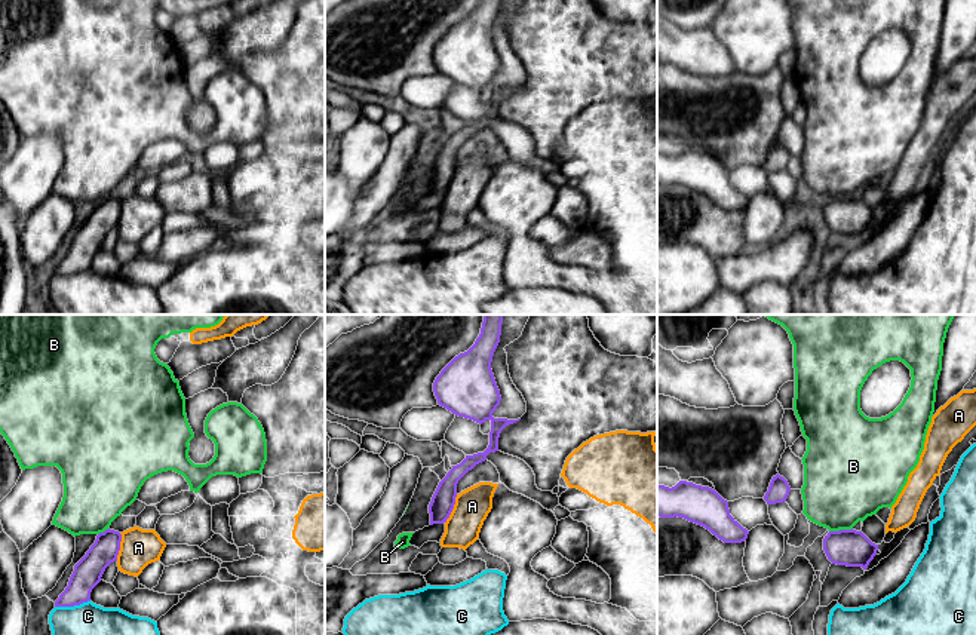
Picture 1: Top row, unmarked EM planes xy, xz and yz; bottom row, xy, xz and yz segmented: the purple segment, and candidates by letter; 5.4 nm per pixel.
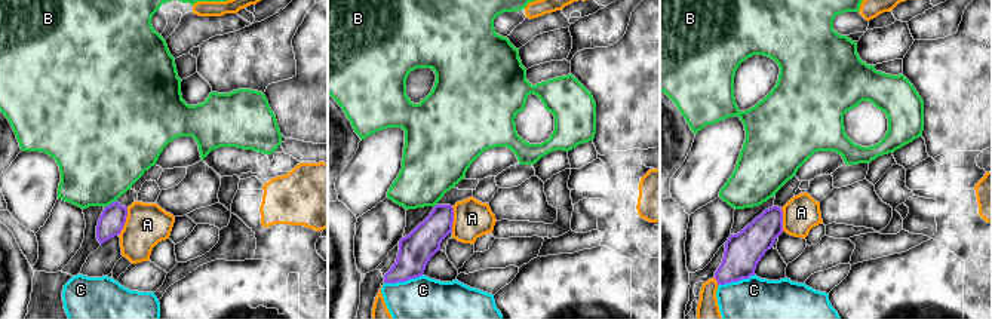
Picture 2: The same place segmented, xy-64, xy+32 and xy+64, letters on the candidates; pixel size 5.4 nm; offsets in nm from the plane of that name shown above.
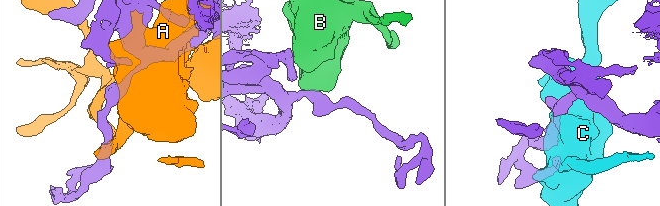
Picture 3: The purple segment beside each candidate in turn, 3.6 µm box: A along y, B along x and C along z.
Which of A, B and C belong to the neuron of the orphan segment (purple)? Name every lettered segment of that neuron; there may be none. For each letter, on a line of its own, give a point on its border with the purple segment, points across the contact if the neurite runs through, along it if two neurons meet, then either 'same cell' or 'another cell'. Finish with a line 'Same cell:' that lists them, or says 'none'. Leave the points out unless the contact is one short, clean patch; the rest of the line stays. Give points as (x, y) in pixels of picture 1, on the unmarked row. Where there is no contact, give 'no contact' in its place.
A: xz (453, 175) | another cell
B: yz (840, 198) | across yz (850, 215), (841, 206), (840, 198), (843, 152) | same cell
C: xy (71, 273) | another cell
Same cell: B

